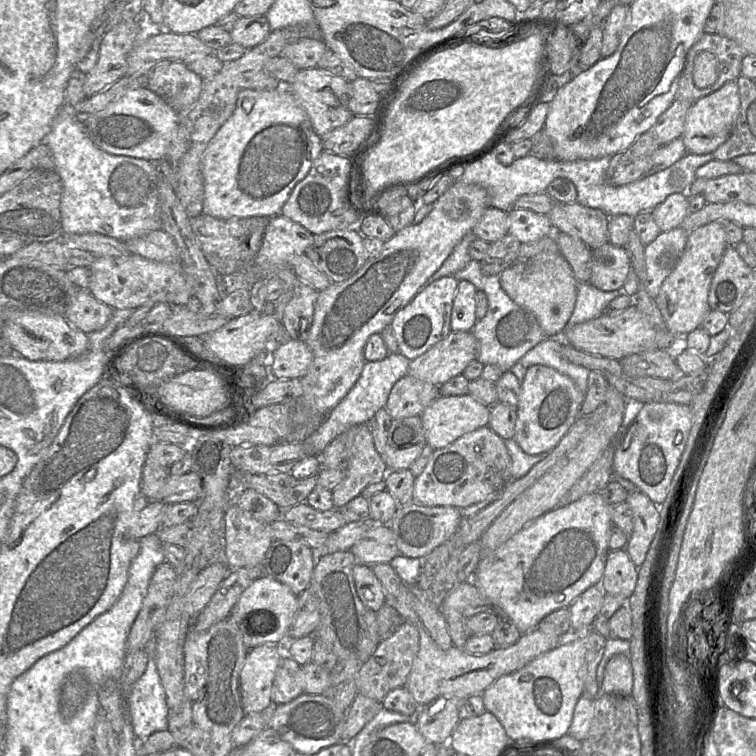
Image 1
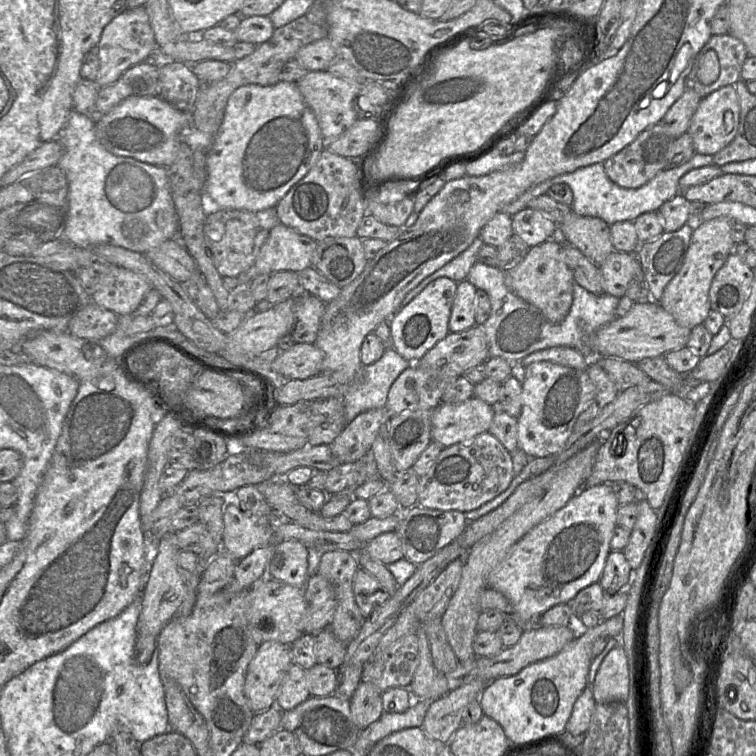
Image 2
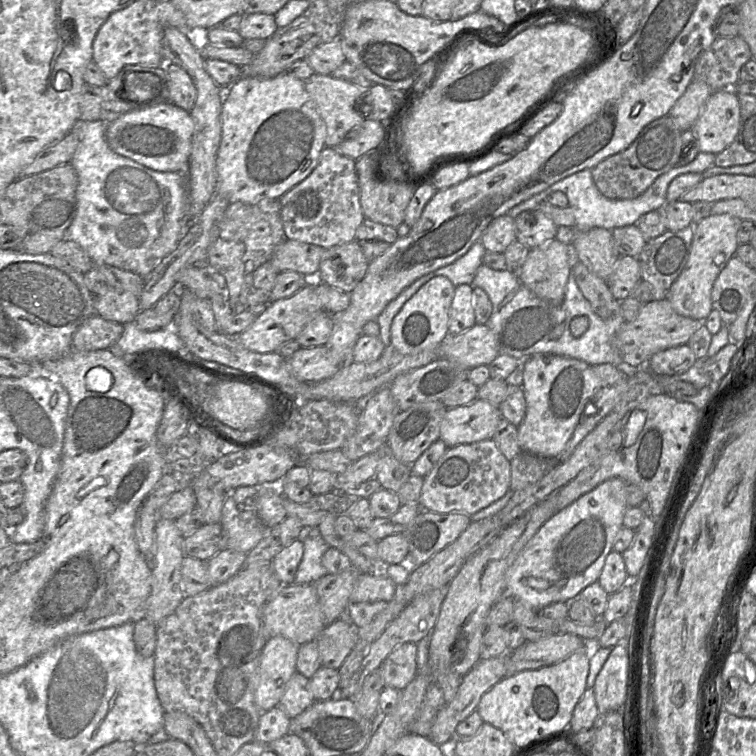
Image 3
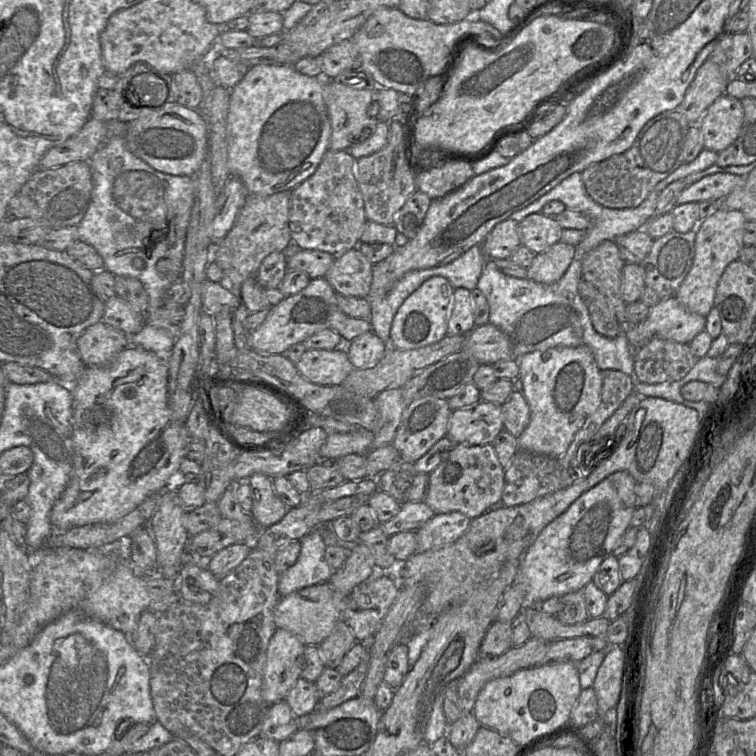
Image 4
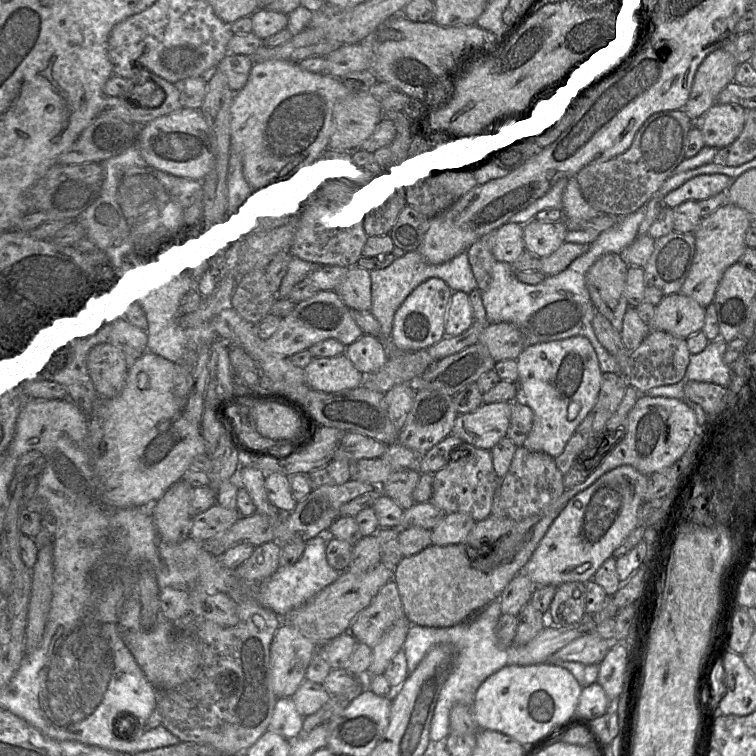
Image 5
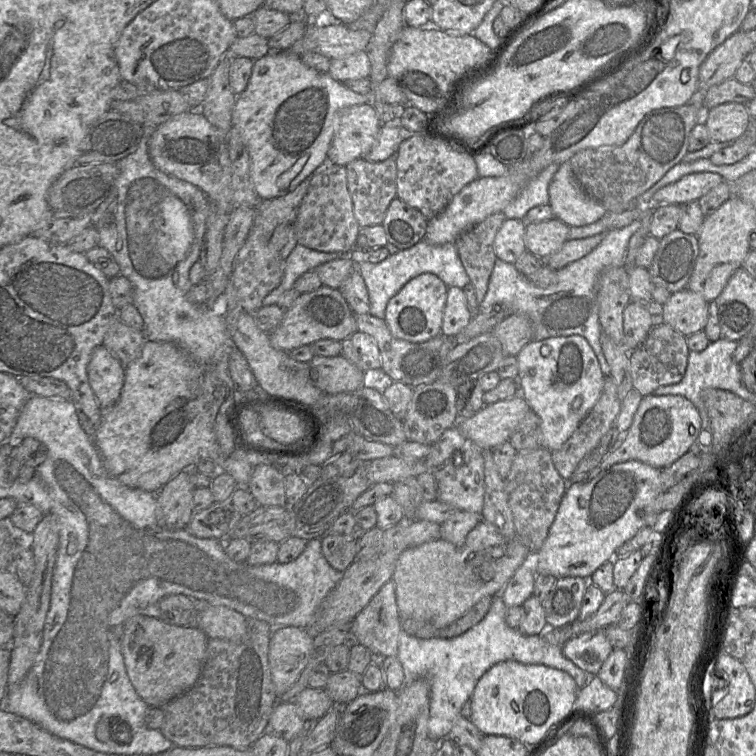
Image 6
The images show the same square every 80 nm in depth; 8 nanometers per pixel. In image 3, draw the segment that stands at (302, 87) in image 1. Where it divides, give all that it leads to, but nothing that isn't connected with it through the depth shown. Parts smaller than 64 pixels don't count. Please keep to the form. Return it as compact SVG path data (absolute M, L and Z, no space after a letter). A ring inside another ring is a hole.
M317 73L310 76L305 81L305 85L326 125L326 146L338 145L354 127L361 125L366 119L366 116L357 111L357 101L368 88L361 88L353 83L334 78L332 75Z

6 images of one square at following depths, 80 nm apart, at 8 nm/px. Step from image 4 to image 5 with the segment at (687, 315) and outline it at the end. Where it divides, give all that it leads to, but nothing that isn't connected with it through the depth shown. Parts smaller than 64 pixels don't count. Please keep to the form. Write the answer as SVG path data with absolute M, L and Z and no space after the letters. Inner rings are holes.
M682 293L664 296L655 306L655 314L647 323L651 330L660 330L677 338L687 339L700 332L705 322L705 308Z

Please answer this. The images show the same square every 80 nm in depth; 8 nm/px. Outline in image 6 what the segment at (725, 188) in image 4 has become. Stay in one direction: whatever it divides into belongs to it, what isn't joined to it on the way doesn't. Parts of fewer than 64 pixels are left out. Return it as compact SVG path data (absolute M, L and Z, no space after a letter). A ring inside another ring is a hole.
M699 172L683 176L659 189L651 198L651 206L685 205L698 201L724 179L717 173Z

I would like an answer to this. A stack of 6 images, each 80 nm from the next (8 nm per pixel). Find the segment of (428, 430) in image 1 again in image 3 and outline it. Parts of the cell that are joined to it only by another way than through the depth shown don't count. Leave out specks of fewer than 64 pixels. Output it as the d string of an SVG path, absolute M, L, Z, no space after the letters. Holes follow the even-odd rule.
M477 398L468 404L446 410L439 439L448 448L493 439L501 418L497 406Z

